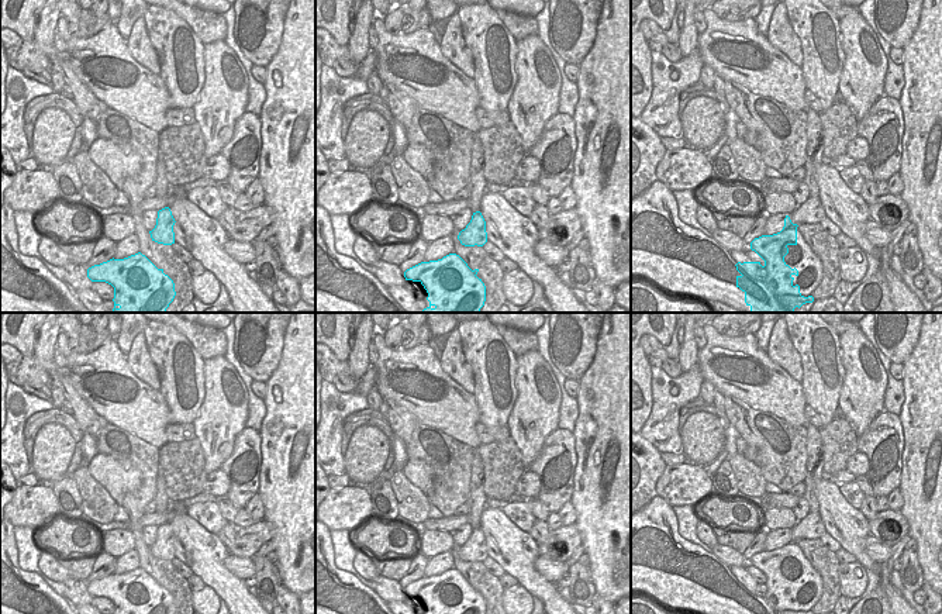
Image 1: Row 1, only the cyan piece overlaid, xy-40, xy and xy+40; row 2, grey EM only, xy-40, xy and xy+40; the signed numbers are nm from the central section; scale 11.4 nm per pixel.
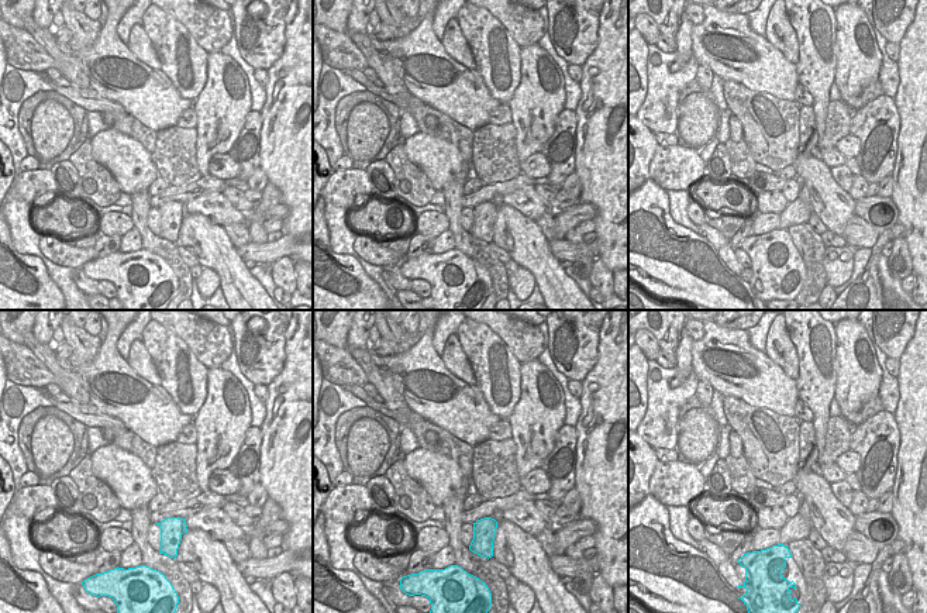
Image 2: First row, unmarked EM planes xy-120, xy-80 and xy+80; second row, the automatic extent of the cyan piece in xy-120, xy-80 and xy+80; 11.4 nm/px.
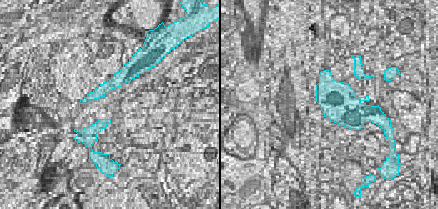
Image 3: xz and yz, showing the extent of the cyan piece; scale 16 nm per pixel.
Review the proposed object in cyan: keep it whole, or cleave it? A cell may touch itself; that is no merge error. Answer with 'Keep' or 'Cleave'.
Cleave

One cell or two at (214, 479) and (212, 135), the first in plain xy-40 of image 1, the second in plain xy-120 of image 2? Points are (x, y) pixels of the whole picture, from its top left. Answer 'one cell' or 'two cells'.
two cells

